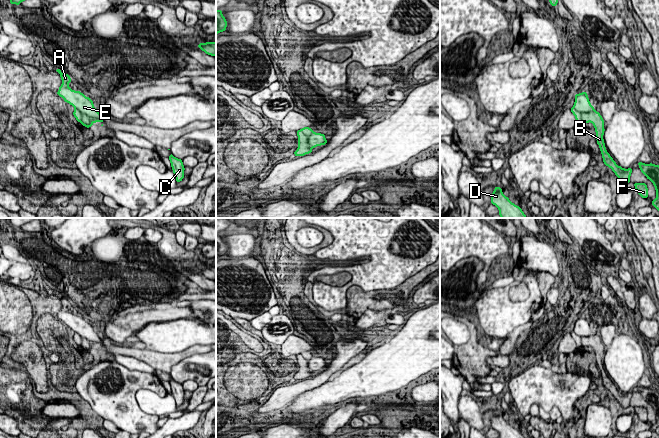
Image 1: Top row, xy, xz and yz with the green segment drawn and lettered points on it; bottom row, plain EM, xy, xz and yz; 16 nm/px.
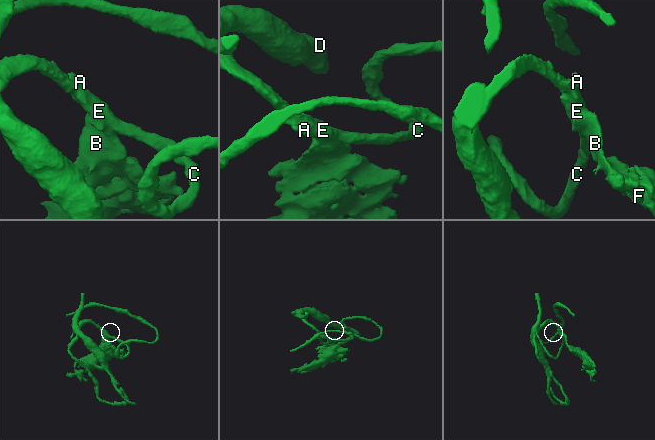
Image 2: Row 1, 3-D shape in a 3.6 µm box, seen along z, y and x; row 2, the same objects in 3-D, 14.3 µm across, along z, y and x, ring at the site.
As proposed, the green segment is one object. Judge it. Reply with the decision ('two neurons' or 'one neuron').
two neurons

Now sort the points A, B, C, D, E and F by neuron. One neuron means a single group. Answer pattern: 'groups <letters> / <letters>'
groups A C D E / B F

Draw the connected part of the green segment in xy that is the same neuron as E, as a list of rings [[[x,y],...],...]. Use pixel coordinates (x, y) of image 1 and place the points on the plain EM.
[[[56,293],[61,300],[62,309],[59,311],[57,316],[58,320],[61,320],[65,326],[72,329],[75,333],[82,337],[81,348],[87,352],[91,351],[90,346],[103,346],[103,340],[98,336],[98,334],[93,329],[93,324],[86,321],[79,314],[72,314],[68,308],[72,305],[68,298],[64,298],[60,293]]]

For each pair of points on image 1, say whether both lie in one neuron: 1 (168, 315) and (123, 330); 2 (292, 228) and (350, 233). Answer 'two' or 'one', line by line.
1: one
2: two

